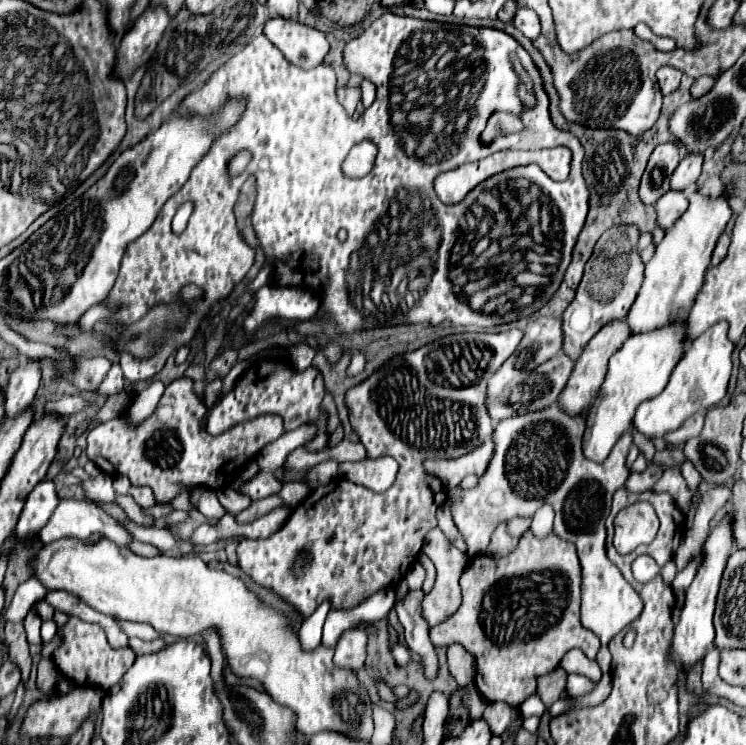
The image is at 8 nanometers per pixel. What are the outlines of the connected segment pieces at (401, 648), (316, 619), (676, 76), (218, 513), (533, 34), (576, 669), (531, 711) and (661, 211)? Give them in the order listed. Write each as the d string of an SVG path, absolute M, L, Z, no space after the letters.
M401 643L395 644L392 647L391 653L395 661L400 665L404 665L412 661L410 651L406 646L402 645Z
M326 600L308 619L304 619L304 623L300 627L300 641L302 641L304 649L318 647L320 637L322 637L322 625L324 625L324 619L330 609L332 609L330 601Z
M674 67L658 69L656 79L658 79L658 87L660 87L662 95L668 95L668 93L676 91L678 85L680 85L680 77L682 77L682 73L678 69L674 69Z
M212 491L202 493L202 495L198 497L196 509L198 509L204 517L210 517L210 519L220 519L220 517L226 515L226 511L220 507L220 501L218 501L216 493L212 493Z
M518 9L512 19L512 25L528 39L536 39L540 33L540 21L530 9Z
M572 649L564 655L564 659L560 661L560 667L566 671L566 673L578 673L578 675L584 675L584 677L590 677L590 681L598 683L600 681L600 667L596 661L588 659L584 653L580 653L580 649Z
M532 695L532 697L528 697L522 705L520 705L520 713L522 713L522 717L526 719L526 717L532 717L532 715L536 715L536 717L540 717L542 713L544 713L544 703L540 701L540 697L538 695Z
M668 191L656 201L656 225L664 231L674 225L674 221L686 211L688 199L684 191Z

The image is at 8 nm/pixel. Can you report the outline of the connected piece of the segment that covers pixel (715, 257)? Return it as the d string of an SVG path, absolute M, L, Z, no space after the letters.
M726 233L720 235L718 243L716 243L716 249L712 253L712 265L718 265L724 257L726 257L726 251L728 251L728 245L730 245L730 237Z

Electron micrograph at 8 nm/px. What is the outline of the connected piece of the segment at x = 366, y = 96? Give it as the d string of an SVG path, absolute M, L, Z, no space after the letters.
M364 79L362 85L360 85L360 89L362 89L362 105L364 107L370 107L372 101L374 101L374 97L376 97L376 87L370 81Z

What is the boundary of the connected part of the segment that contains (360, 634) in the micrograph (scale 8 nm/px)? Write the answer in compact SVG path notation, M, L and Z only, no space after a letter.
M364 629L346 631L336 645L334 663L338 667L346 667L354 671L362 669L366 661L366 643L368 643L368 633Z

